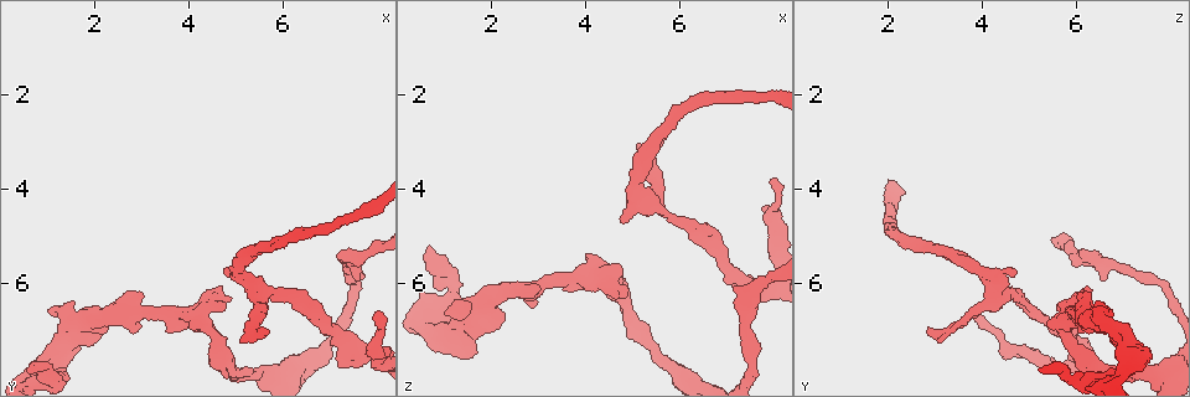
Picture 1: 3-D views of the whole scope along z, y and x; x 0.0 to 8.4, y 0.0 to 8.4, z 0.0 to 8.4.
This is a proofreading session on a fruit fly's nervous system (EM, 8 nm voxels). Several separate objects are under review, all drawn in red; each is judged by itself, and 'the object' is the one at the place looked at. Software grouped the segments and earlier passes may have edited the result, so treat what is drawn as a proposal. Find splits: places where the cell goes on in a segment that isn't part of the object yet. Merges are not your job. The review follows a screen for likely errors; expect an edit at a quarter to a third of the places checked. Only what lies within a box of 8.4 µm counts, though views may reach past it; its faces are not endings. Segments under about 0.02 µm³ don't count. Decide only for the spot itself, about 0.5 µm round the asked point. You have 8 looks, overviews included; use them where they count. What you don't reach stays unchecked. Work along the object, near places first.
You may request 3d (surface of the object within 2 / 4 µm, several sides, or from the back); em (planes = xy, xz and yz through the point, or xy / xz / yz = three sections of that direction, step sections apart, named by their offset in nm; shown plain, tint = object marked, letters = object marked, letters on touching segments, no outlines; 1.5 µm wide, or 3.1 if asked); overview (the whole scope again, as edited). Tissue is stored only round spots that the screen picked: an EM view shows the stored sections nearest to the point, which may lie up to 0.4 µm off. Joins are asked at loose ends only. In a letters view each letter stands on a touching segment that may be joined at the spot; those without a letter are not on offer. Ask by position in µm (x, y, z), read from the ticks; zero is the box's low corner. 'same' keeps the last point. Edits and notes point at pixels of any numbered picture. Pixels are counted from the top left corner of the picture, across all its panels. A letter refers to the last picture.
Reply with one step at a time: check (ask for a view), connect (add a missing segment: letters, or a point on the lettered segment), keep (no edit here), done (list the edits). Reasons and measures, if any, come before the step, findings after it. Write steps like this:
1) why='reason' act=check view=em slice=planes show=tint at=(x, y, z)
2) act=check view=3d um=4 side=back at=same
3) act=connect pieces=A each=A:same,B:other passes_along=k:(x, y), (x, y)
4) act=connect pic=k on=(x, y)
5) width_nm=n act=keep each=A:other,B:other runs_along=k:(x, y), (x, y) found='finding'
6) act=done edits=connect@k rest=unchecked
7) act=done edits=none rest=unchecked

why='free end' act=check view=3d um=4 at=(5.65, 6.95, 2.95)

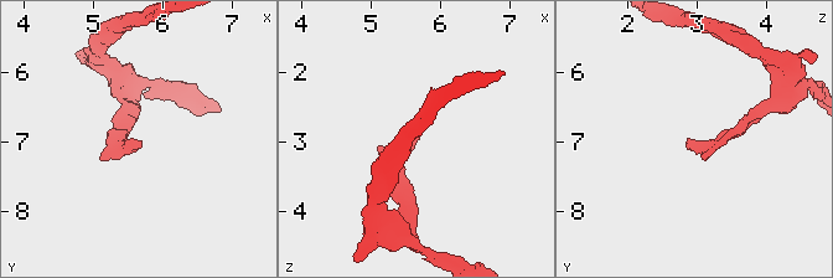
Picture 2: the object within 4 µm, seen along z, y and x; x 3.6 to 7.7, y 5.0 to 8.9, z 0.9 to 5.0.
act=check view=em slice=planes show=letters at=(5.70, 6.95, 2.90)

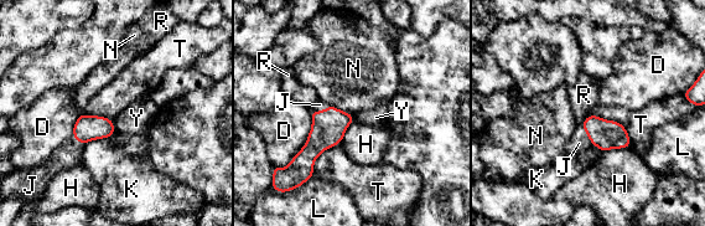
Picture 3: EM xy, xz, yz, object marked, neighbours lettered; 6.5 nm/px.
act=connect pieces=J each=D:other,H:other,J:same,K:other,L:other,N:other,R:other,T:other,Y:other passes_along=3:(605, 134), (587, 135), (579, 143) found='it goes on there'

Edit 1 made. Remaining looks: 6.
act=check view=overview

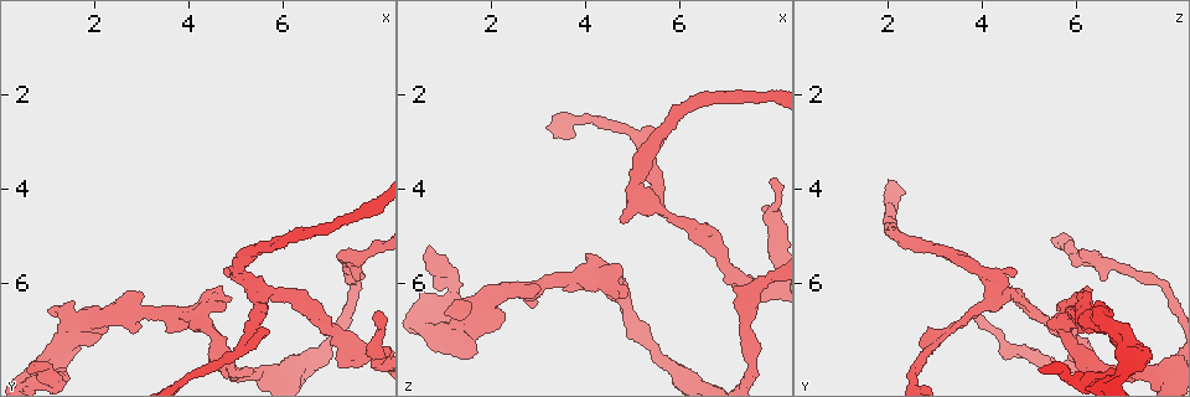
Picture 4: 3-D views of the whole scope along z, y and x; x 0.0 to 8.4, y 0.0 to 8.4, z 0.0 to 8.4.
why='branch stops here' act=check view=em slice=yz step=8 show=tint at=(1.00, 6.60, 6.70)

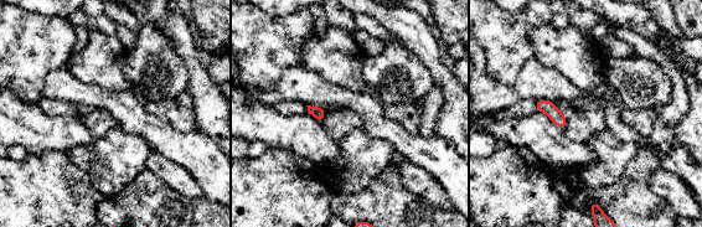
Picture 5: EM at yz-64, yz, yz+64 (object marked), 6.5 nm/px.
act=check view=em slice=planes show=letters at=same

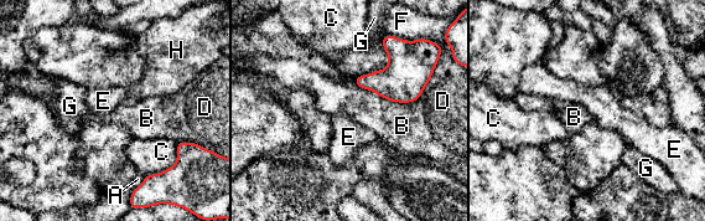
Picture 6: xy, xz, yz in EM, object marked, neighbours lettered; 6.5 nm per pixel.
act=keep each=A:other,B:other,C:other,D:other,E:other,F:other,G:other,H:other border=6:(352, 82), (390, 101), (418, 99) found='none of them fits'

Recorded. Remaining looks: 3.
why='free end' act=check view=3d um=4 at=(0.70, 7.80, 5.25)

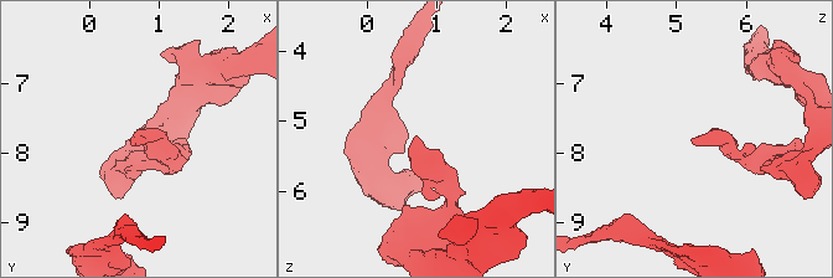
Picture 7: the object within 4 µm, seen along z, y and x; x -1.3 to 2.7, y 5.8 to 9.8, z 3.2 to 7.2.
act=check view=em slice=planes show=tint at=(0.65, 7.80, 5.20)

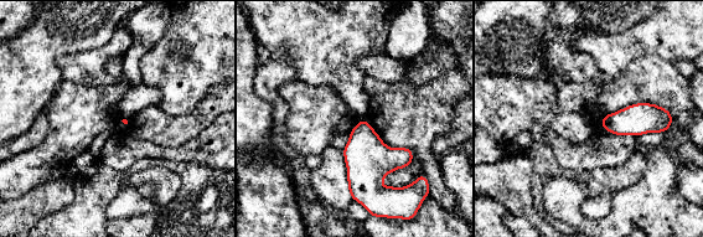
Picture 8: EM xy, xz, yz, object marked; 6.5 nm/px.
act=check view=em slice=planes show=letters at=same

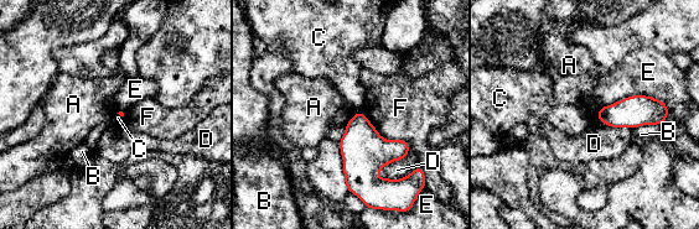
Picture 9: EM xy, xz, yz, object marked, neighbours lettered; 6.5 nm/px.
act=keep each=A:other,B:other,C:other,D:other,E:other,F:other border=9:(357, 112), (345, 125) found='none of them fits'

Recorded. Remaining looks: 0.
act=done edits=connect@3 rest=unchecked

